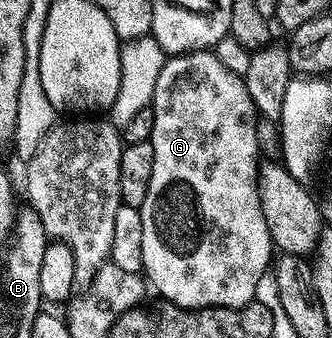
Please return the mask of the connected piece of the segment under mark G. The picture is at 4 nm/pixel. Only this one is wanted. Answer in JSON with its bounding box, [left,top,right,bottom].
[141,49,273,310]

